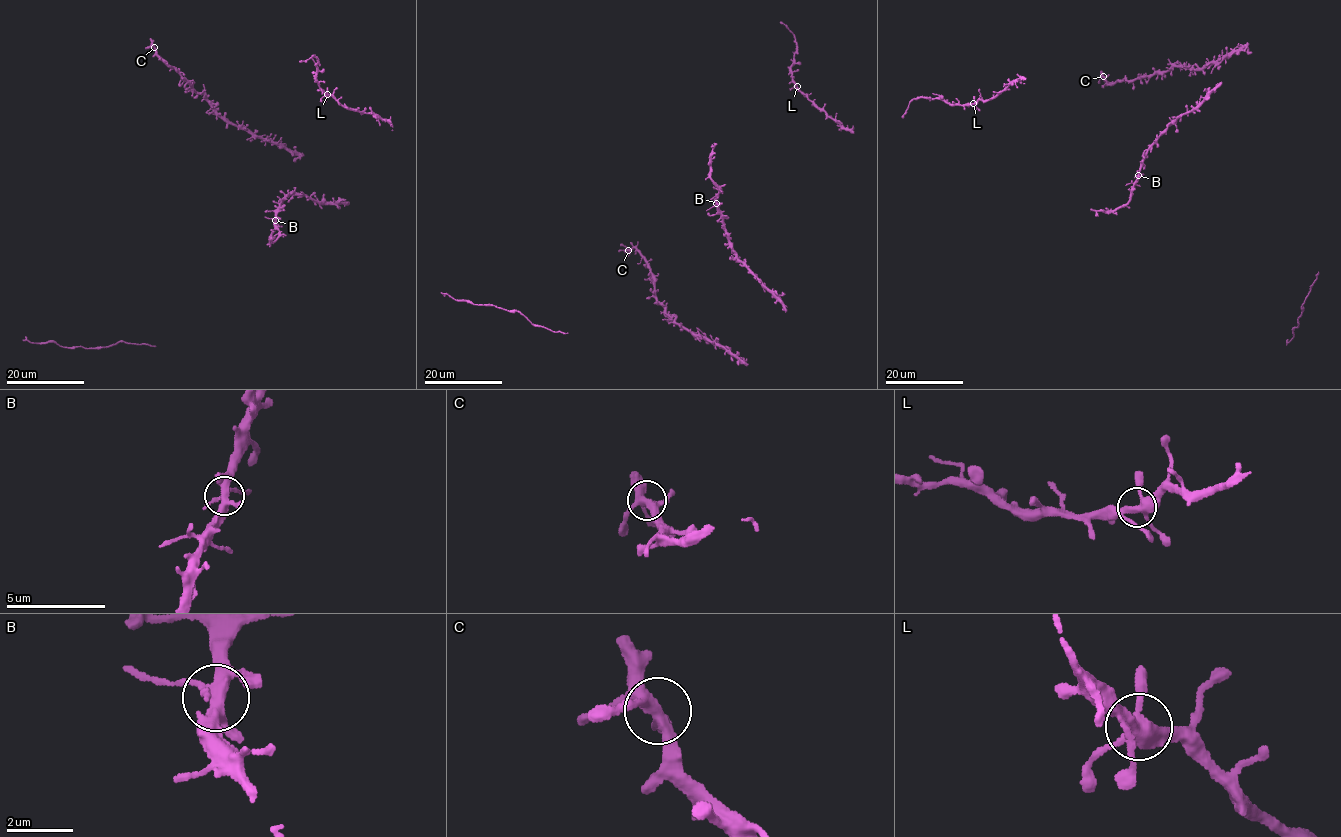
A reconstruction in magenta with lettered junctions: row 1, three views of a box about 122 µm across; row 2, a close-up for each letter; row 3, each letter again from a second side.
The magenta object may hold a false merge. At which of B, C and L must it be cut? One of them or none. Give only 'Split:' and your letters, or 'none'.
Split: none

